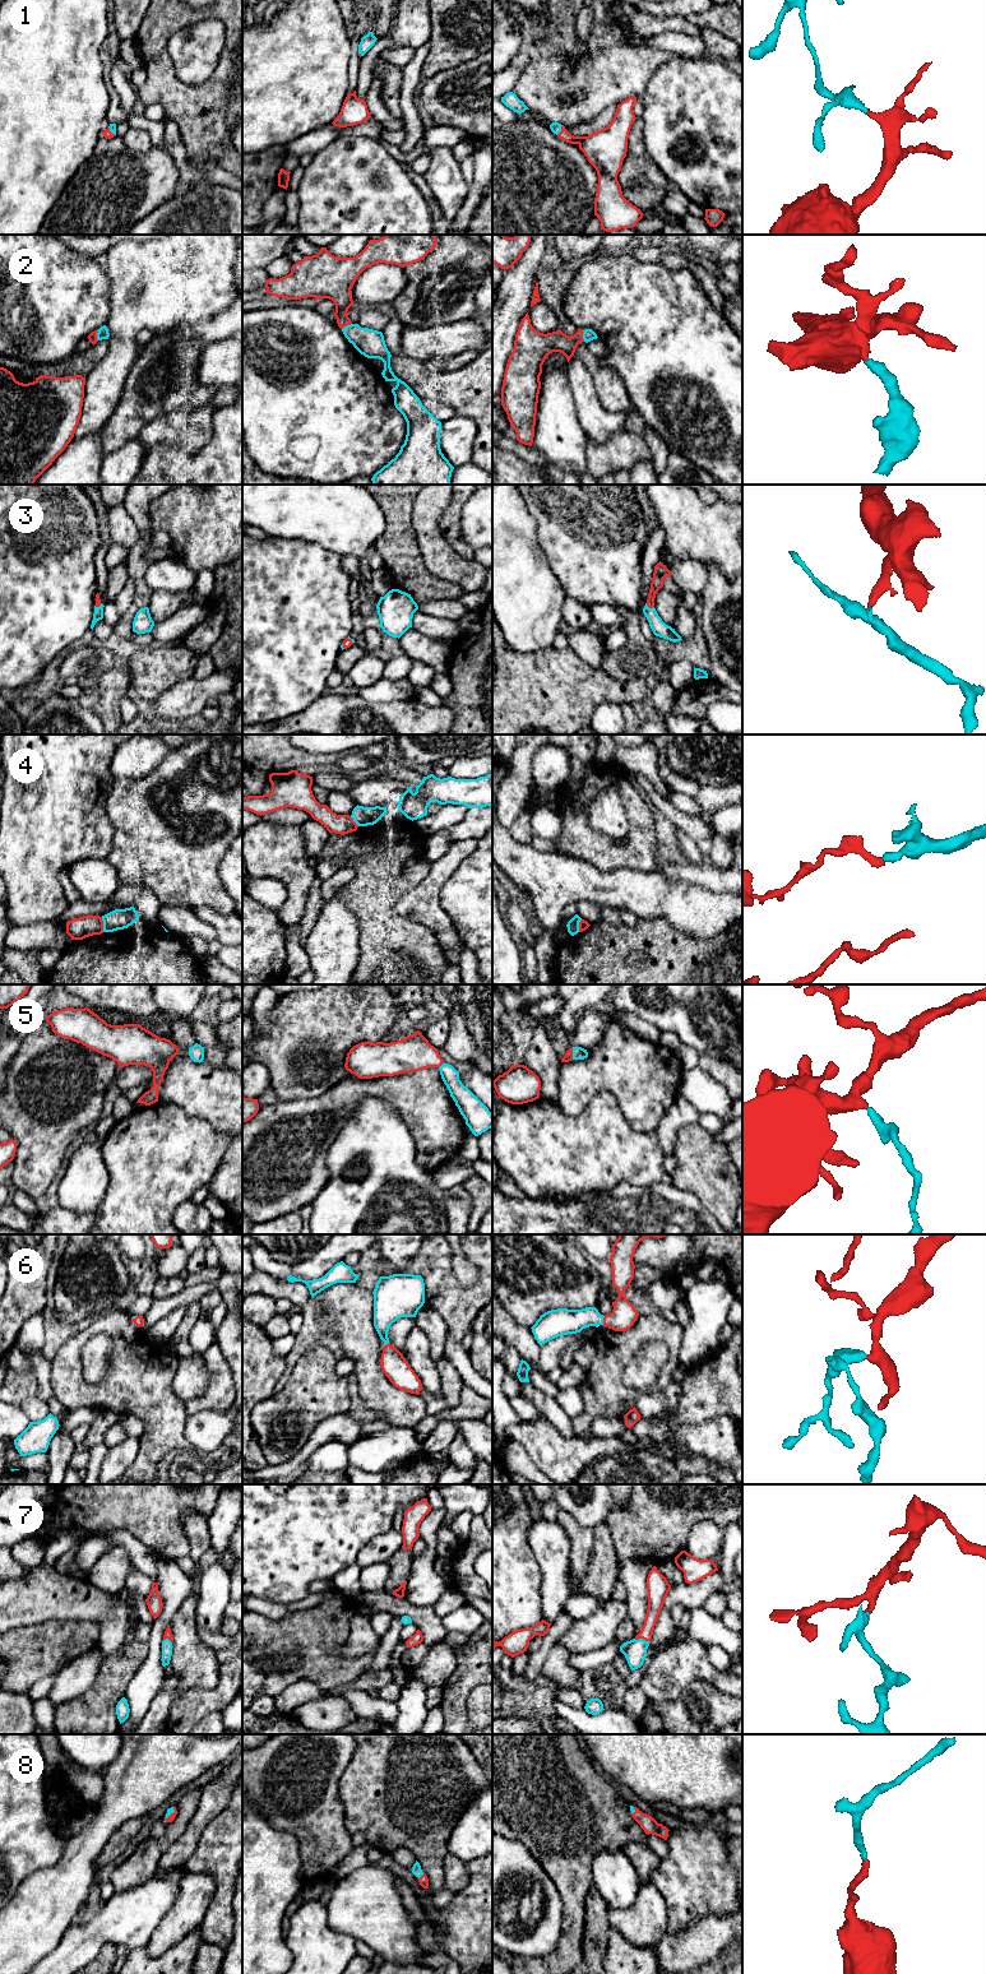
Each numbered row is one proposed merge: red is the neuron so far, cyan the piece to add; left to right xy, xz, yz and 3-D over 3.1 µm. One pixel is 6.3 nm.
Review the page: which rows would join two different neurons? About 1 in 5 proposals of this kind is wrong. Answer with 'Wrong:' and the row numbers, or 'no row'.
Wrong: 4

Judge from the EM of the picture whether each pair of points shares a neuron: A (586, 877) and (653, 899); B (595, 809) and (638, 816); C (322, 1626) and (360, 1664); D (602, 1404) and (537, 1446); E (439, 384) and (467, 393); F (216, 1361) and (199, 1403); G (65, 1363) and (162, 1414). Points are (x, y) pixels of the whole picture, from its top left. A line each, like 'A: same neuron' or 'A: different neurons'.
A: same neuron
B: different neurons
C: same neuron
D: different neurons
E: same neuron
F: same neuron
G: same neuron

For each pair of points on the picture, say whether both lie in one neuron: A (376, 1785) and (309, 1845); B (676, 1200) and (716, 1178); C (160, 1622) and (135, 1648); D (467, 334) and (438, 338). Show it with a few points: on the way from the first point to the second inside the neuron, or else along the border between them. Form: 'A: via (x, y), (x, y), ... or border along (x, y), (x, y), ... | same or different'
A: border along (337, 1785), (343, 1822), (351, 1835) | different
B: border along (671, 1184), (690, 1191), (712, 1214) | different
C: border along (148, 1643), (148, 1654), (137, 1671) | different
D: via (459, 336), (445, 338) | same

